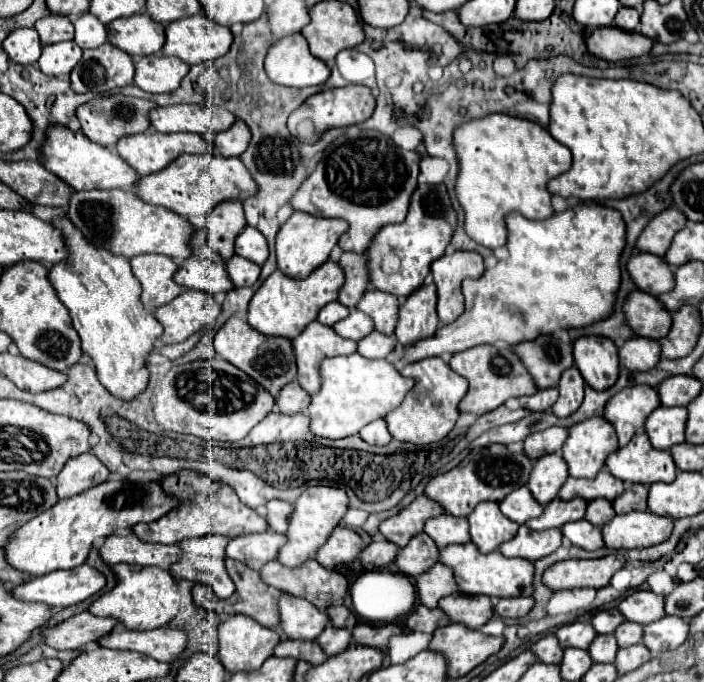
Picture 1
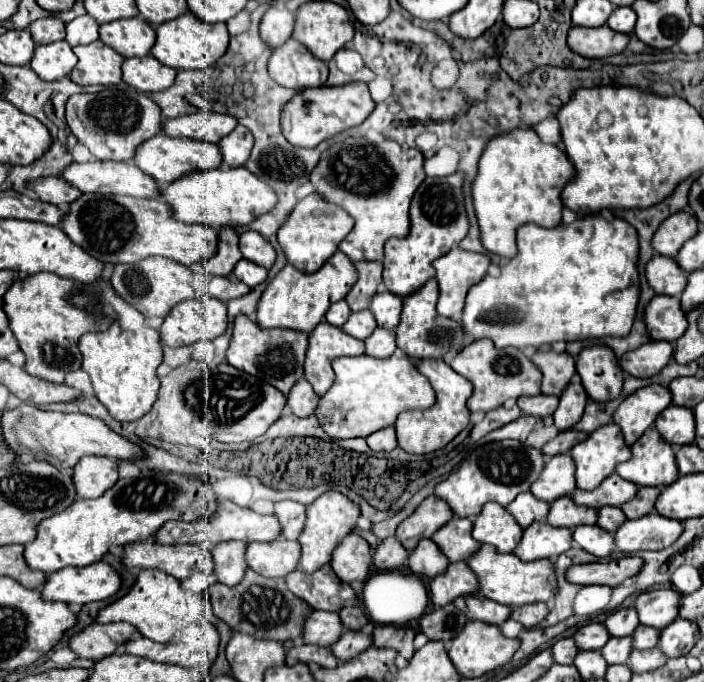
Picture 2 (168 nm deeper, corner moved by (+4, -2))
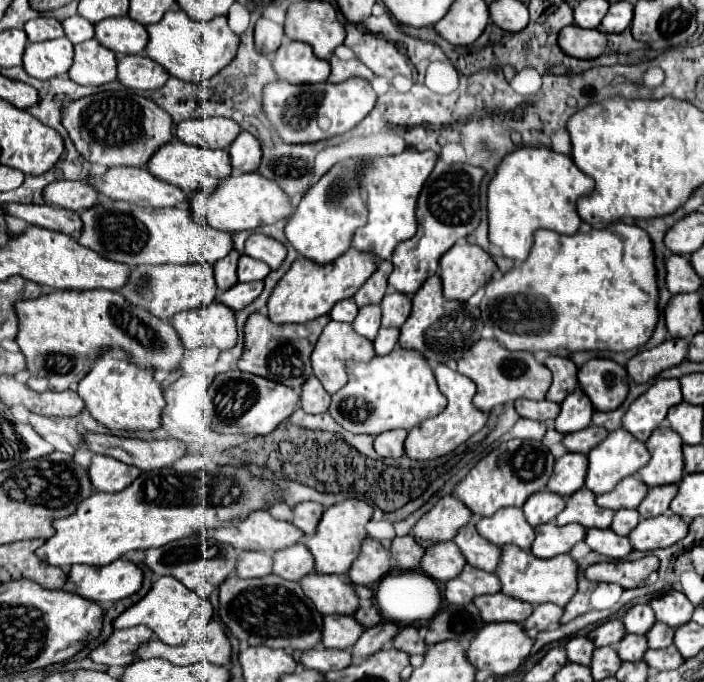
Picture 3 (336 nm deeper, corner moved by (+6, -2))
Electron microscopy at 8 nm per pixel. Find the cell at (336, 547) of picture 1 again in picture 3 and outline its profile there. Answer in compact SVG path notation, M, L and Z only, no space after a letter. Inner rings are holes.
M367 537L363 541L359 559L355 559L347 575L357 585L371 585L371 583L379 583L389 571L391 571L389 551L379 541Z

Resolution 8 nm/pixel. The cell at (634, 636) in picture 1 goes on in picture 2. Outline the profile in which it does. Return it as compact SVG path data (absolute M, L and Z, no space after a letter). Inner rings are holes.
M639 625L633 631L631 639L633 639L633 649L653 649L657 645L659 631L653 627L647 627L647 625Z

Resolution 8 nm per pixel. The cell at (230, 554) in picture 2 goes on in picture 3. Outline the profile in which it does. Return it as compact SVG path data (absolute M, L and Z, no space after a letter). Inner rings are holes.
M243 551L239 555L239 567L237 573L239 577L265 577L273 573L273 557L261 551Z

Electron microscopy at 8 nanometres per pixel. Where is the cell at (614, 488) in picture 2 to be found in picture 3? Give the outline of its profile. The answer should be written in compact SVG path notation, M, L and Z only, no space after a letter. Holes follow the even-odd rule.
M631 475L631 477L625 477L613 491L597 495L597 503L599 507L613 509L613 511L637 509L639 503L647 497L647 491L649 487L637 475Z

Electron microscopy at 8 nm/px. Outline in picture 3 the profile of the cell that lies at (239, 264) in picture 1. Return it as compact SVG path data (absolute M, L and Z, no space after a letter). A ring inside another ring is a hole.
M241 255L239 259L239 269L237 269L237 275L239 275L239 281L261 281L269 275L269 265L259 261L259 259L253 259L249 255Z

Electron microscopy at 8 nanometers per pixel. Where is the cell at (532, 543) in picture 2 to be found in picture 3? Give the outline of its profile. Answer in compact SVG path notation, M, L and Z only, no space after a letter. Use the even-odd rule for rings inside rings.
M553 521L543 523L535 527L535 543L531 547L531 553L535 553L541 559L551 559L561 553L569 553L573 545L581 543L585 539L587 529L583 525L565 525L559 527Z

